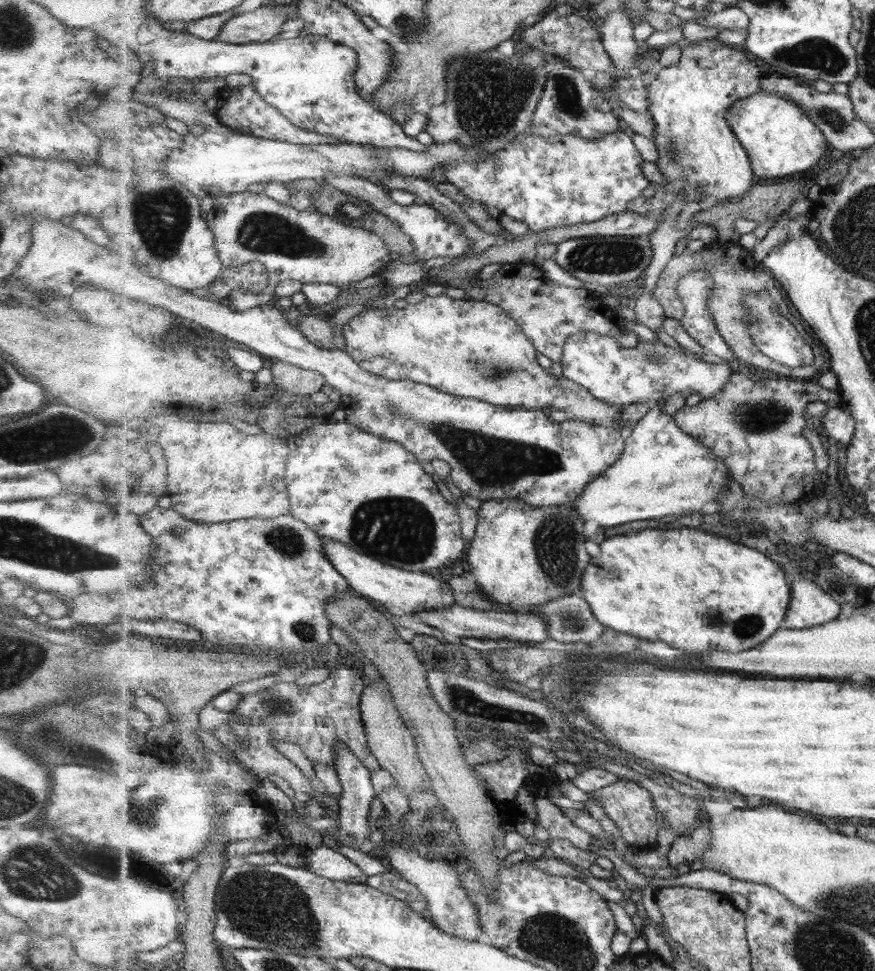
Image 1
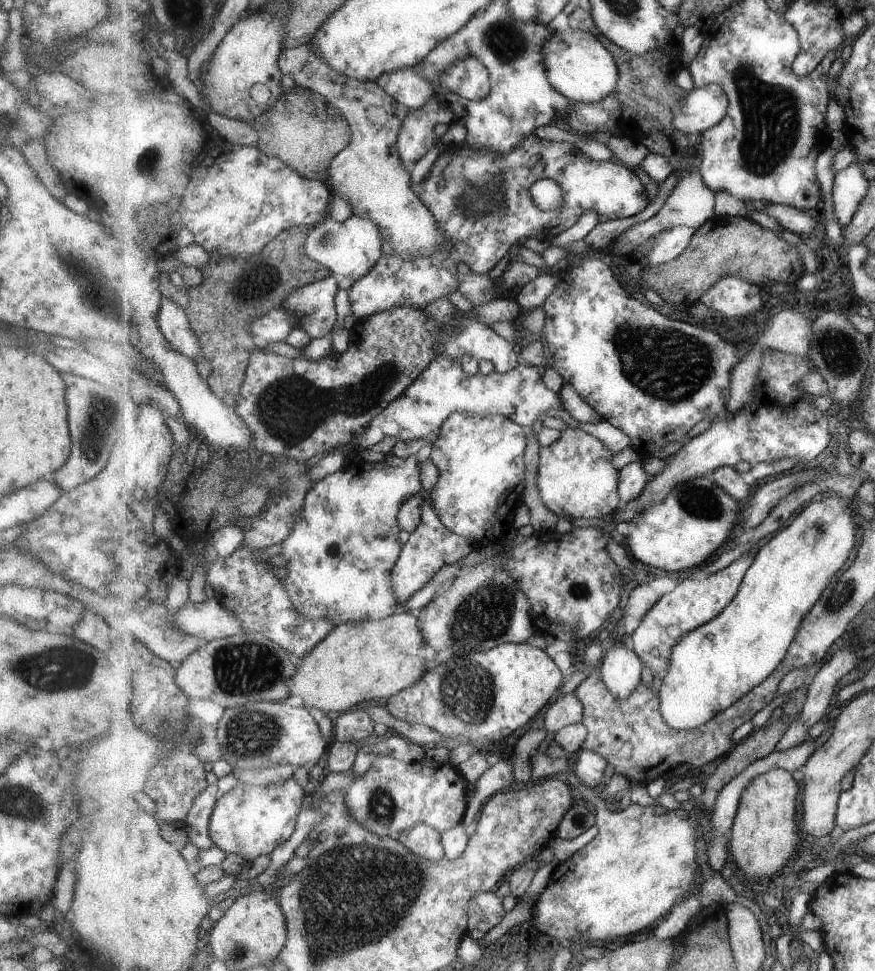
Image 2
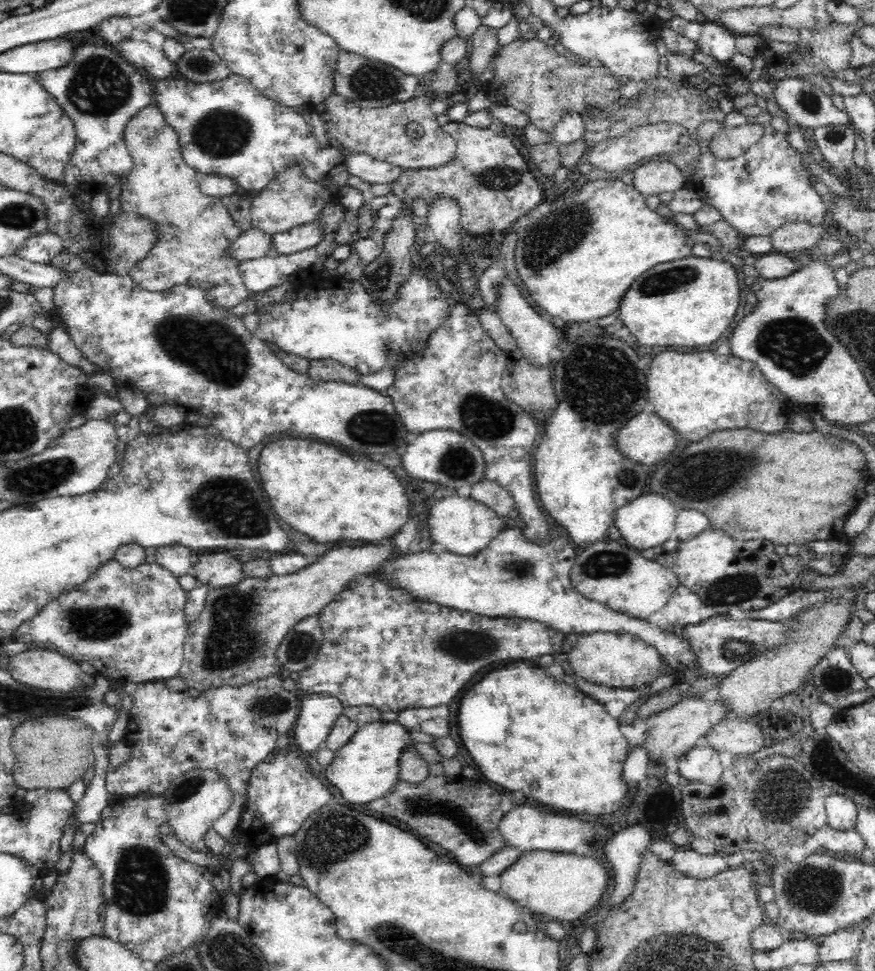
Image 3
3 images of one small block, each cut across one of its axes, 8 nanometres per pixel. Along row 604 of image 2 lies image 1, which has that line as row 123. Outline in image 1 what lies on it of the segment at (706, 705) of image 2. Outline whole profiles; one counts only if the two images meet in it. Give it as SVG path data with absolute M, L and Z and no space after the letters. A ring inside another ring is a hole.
M761 92L734 102L728 110L728 123L732 126L741 145L749 151L753 172L758 181L781 180L779 176L791 176L813 168L825 150L828 140L816 122L804 110L783 94Z

